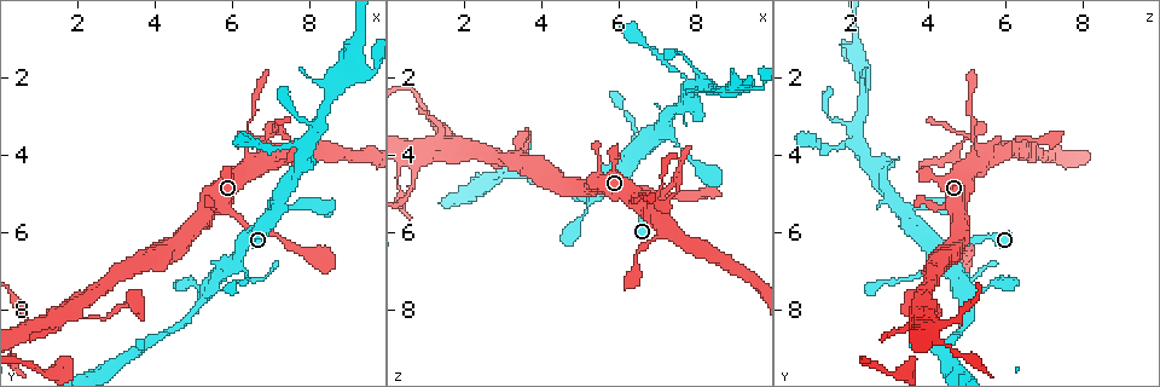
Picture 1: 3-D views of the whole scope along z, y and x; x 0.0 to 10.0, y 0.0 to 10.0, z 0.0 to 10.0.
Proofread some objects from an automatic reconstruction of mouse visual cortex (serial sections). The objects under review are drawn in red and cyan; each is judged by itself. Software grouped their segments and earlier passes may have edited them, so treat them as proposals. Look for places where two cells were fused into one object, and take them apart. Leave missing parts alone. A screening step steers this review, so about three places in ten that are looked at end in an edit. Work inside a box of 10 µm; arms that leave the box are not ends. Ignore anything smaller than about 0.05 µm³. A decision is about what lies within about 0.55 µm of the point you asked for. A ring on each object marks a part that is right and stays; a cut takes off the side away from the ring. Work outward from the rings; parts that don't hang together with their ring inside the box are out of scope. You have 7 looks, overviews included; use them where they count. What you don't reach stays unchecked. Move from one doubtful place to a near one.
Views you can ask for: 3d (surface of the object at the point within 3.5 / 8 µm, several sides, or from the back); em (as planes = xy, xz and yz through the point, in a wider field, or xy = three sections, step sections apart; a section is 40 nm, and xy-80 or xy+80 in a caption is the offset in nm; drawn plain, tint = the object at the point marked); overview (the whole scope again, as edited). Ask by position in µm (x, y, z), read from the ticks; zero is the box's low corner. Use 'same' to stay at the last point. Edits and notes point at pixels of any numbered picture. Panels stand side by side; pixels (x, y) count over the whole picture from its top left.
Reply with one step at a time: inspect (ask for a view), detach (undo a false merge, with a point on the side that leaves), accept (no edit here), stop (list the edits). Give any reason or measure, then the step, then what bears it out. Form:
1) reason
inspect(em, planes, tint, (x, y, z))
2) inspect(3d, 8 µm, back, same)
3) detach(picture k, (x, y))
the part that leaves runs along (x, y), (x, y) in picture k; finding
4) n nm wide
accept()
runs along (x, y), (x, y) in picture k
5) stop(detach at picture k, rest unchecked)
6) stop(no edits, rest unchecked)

thin arm on a thick one
inspect(3d, 8 µm, (6.15, 6.70, 4.65))

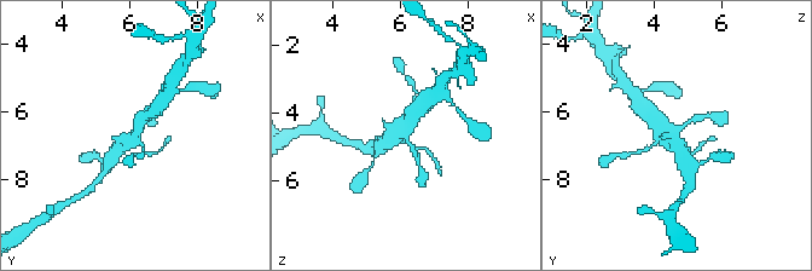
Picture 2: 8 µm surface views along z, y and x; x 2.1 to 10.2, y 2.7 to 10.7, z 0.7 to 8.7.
inspect(3d, 3.5 µm, same)

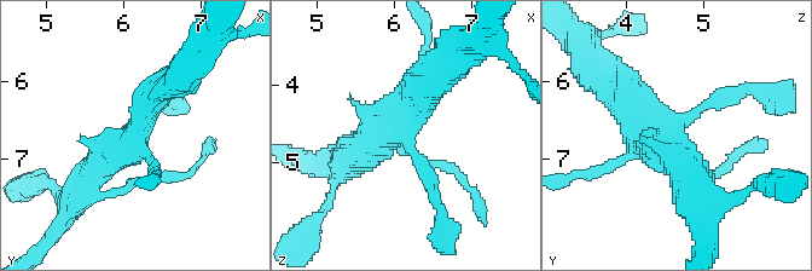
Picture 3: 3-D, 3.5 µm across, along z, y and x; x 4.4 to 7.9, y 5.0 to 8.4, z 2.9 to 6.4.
inspect(em, xy, step 5, tint, (6.10, 6.70, 4.60))

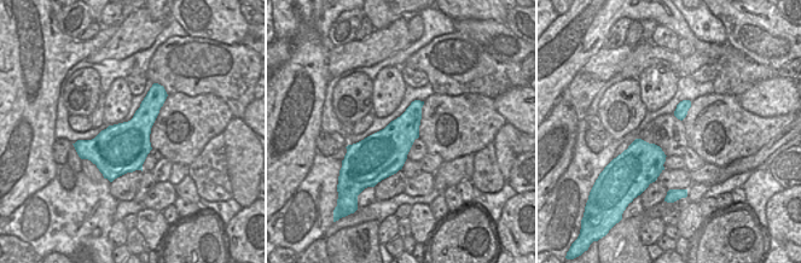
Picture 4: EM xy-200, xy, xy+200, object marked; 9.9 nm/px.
accept()
runs along (730, 98), (653, 138), (627, 90) in picture 3; all the same cell

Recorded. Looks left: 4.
three-way junction
inspect(3d, 8 µm, (7.95, 3.85, 2.20))

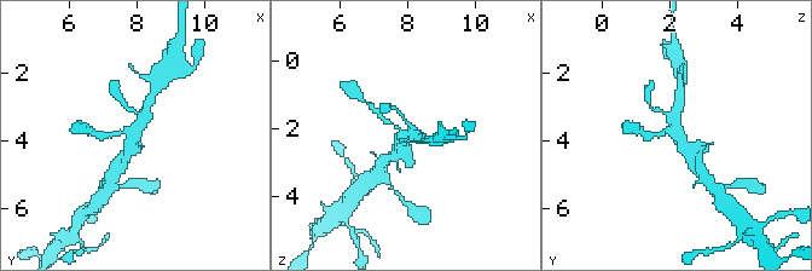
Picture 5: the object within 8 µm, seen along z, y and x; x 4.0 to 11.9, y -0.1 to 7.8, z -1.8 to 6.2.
closer look
inspect(3d, 3.5 µm, same)

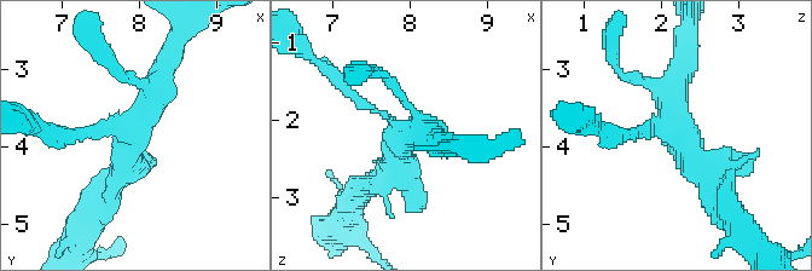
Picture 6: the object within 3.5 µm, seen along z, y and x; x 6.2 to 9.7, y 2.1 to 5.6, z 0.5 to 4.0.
accept()
runs along (109, 191), (168, 62) in picture 6; all the same cell

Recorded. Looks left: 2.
stop(no edits, rest unchecked)

